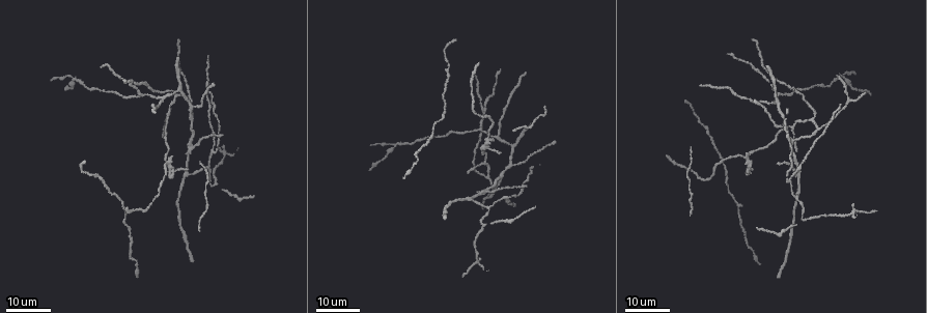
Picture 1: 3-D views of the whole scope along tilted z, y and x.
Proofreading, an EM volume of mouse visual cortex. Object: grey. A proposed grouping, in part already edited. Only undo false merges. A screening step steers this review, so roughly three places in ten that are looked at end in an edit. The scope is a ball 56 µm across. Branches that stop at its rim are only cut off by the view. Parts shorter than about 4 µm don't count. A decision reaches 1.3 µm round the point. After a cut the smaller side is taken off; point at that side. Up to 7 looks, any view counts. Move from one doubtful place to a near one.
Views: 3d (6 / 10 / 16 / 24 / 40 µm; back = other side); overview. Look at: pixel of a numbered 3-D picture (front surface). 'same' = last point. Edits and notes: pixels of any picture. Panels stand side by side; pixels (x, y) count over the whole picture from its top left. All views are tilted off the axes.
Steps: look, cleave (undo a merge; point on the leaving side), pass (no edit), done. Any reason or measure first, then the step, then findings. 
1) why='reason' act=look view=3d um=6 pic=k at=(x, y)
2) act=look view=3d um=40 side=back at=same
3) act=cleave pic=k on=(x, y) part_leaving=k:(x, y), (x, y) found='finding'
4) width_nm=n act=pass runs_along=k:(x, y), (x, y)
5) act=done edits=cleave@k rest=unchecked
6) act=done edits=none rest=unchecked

why='three-way junction' act=look view=3d um=24 pic=1 at=(141, 96)

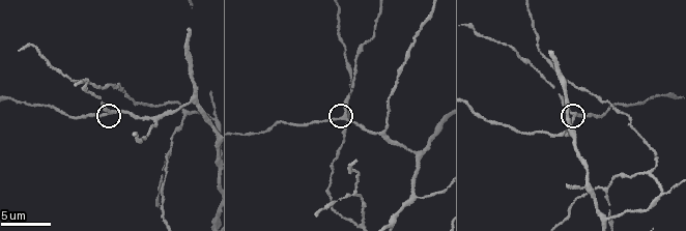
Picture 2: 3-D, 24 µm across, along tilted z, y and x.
act=look view=3d um=6 pic=2 at=(343, 116)

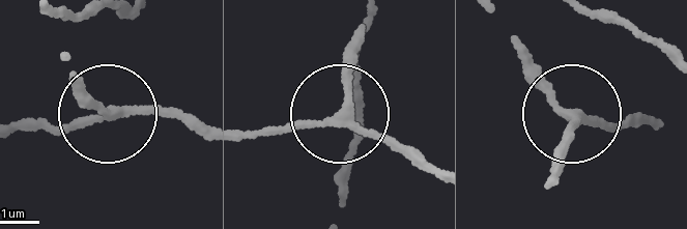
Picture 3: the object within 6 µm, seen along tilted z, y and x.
side_arm_um=16 act=pass found='all the same cell'

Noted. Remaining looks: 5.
why='three arms meet' act=look view=3d um=16 pic=1 at=(485, 191)

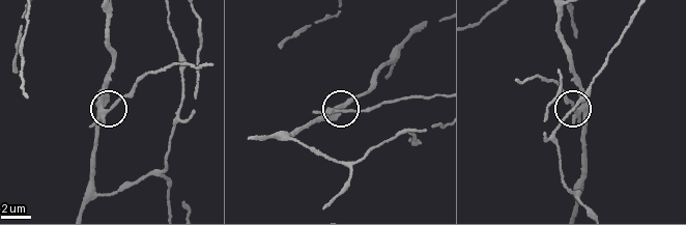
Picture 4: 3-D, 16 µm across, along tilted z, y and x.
act=look view=3d um=6 pic=4 at=(338, 111)

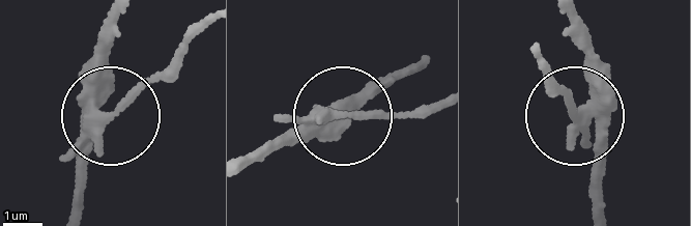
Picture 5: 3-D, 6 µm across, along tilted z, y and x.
width_nm=240 act=cleave pic=5 on=(139, 87) part_leaving=5:(91, 115), (116, 111), (205, 27) found='a second cell is stuck on'

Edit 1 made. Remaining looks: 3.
why='three arms meet' act=look view=3d um=10 pic=2 at=(604, 189)

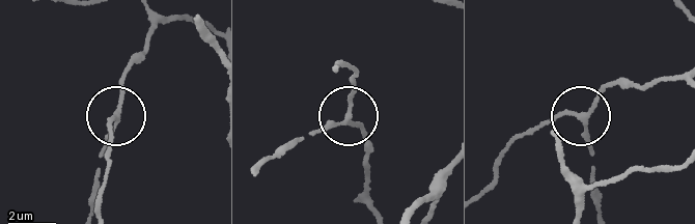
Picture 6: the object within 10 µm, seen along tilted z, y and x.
side_arm_um=7 act=pass runs_along=6:(365, 164), (362, 135), (350, 119), (298, 140) found='continuous, no second cell'

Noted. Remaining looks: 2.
act=done edits=cleave@5 rest=unchecked

